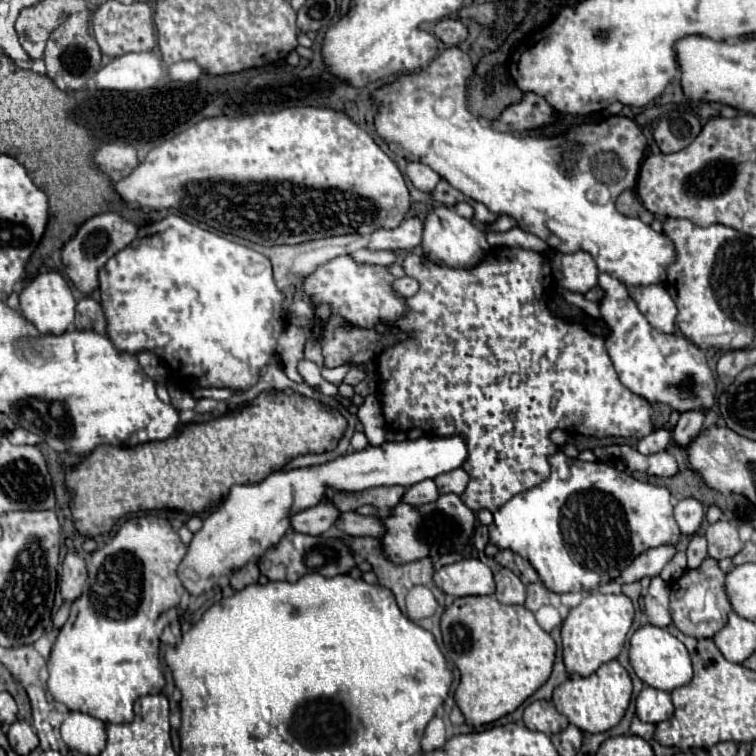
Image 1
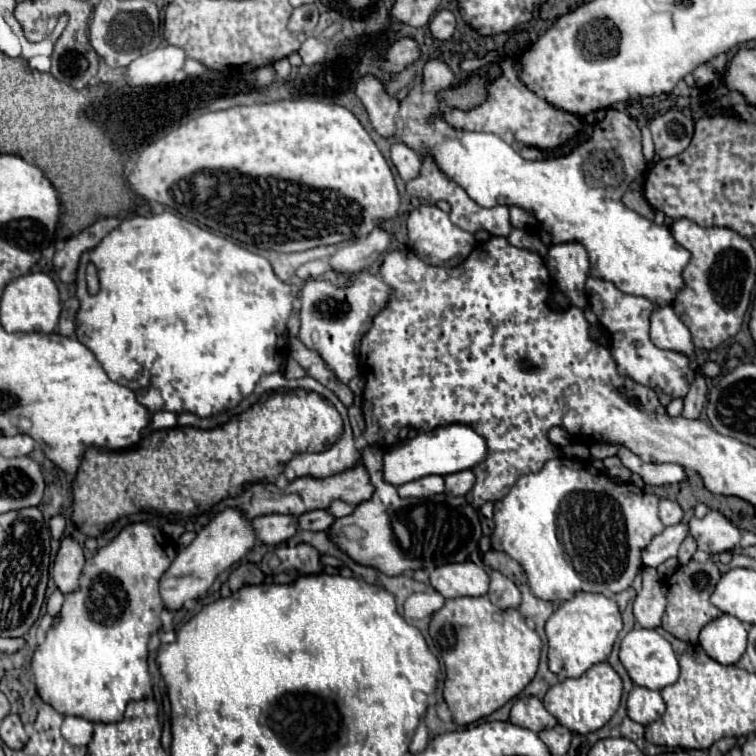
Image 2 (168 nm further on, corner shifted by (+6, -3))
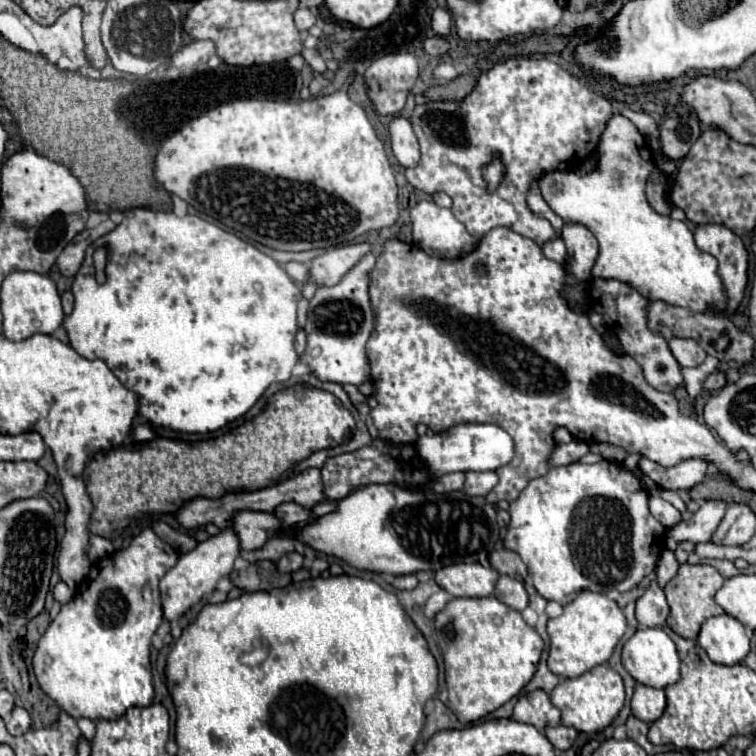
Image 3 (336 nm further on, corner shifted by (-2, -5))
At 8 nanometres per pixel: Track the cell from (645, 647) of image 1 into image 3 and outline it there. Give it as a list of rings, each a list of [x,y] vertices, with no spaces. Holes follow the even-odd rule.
[[[660,627],[638,629],[624,643],[622,665],[638,683],[648,685],[648,687],[656,687],[656,689],[664,689],[666,685],[672,685],[680,679],[680,659],[676,653],[676,645]]]

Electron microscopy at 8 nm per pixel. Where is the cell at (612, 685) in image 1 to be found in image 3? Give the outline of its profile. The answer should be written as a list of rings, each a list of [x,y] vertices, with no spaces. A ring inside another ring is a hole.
[[[602,663],[592,667],[580,677],[558,683],[550,693],[550,699],[562,711],[562,725],[574,727],[576,731],[584,731],[584,733],[594,733],[606,729],[620,713],[624,705],[624,683],[614,669]]]

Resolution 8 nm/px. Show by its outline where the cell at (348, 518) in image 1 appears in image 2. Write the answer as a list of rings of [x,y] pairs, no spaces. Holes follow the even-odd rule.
[[[310,511],[298,517],[298,525],[302,531],[330,531],[336,517],[328,511]]]

